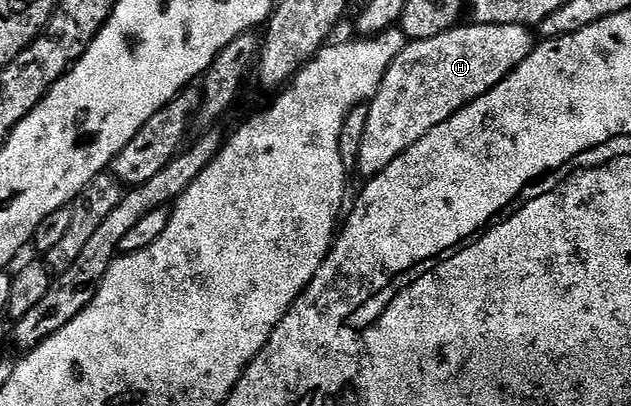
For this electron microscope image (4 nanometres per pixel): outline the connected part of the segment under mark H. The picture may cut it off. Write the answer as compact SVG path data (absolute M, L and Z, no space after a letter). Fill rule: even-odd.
M474 21L468 24L468 27L460 25L437 37L408 42L393 65L389 65L369 104L369 125L365 141L361 141L358 174L370 177L382 173L399 155L421 141L429 129L449 121L449 117L456 115L465 105L489 93L489 89L497 86L506 75L513 73L513 69L517 69L517 65L521 65L521 61L525 61L525 57L529 57L533 46L532 28L521 25L485 25Z

